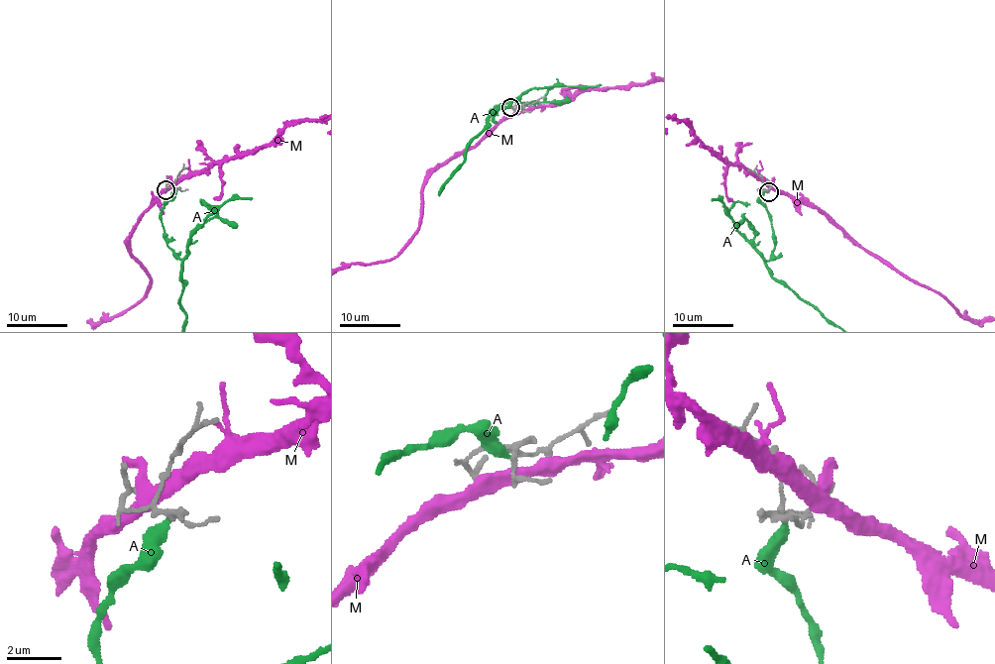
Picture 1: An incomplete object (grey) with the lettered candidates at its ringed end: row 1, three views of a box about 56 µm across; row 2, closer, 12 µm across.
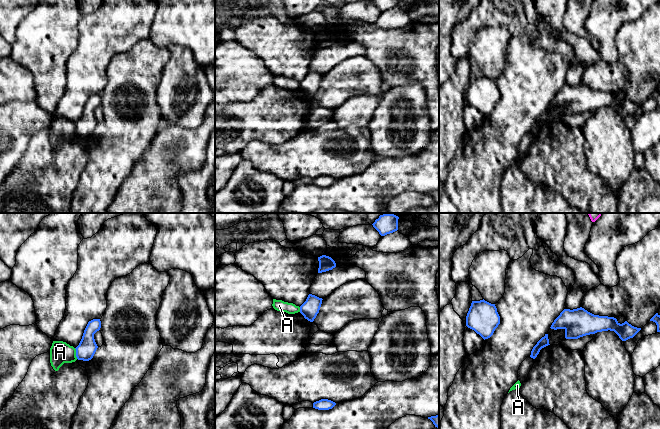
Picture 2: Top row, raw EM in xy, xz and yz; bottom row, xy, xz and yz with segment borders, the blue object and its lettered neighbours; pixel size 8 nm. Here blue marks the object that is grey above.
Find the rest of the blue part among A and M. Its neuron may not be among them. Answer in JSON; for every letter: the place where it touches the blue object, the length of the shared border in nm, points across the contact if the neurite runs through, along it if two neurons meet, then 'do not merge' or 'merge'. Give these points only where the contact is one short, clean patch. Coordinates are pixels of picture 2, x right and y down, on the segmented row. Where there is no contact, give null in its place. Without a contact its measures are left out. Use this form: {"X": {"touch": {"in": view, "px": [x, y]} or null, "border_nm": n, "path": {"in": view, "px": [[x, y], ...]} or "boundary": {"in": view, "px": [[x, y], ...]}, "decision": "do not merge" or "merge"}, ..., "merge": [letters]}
{"A": {"touch": {"in": "xy", "px": [76, 353]}, "border_nm": 90, "boundary": {"in": "xy", "px": [[74, 348], [77, 358]]}, "decision": "do not merge"}, "M": {"touch": null, "decision": "do not merge"}, "merge": []}

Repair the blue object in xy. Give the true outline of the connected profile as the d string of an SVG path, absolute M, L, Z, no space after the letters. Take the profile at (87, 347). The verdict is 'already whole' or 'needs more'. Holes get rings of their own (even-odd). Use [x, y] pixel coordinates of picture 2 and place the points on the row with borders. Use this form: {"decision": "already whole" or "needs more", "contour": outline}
{"decision": "already whole", "contour": "M93 319L88 322L82 339L76 349L78 360L89 361L93 358L98 346L94 339L94 334L101 328L100 319Z"}

